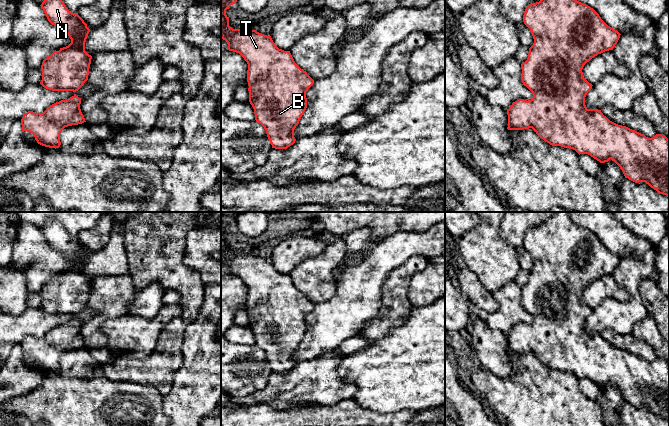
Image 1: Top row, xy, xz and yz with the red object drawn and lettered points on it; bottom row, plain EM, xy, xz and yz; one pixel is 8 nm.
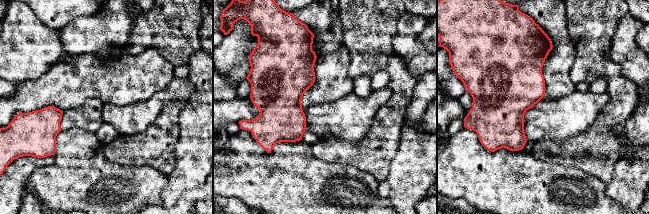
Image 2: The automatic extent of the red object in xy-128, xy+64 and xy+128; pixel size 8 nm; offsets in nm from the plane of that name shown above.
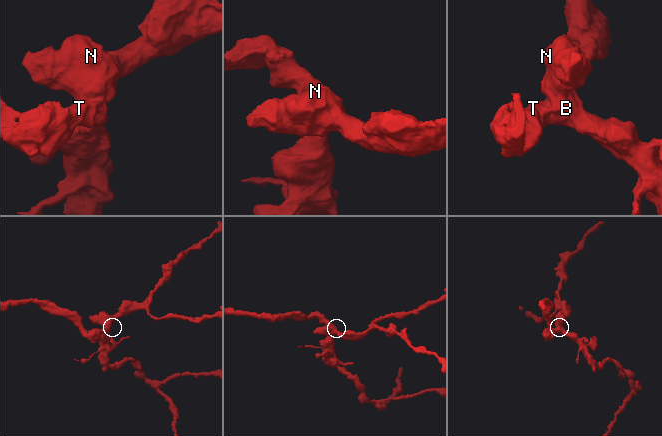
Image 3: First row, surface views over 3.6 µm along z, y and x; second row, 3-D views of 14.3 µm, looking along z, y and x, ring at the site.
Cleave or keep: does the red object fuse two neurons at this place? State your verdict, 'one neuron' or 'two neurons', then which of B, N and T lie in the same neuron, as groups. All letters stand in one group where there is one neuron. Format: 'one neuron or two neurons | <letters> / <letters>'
one neuron | B N T

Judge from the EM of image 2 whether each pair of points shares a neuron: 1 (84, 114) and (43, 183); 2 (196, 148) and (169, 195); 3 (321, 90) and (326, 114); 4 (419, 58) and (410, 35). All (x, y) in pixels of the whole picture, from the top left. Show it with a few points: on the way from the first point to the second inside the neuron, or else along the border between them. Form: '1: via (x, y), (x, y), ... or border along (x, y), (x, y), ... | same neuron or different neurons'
1: border along (62, 129), (80, 127), (94, 133) | different neurons
2: via (190, 160), (190, 171), (178, 183) | same neuron
3: border along (346, 94), (332, 101), (307, 106) | different neurons
4: via (413, 52), (410, 48), (410, 41) | same neuron

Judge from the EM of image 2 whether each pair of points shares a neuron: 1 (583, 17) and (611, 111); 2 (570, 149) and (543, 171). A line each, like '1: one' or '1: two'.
1: one
2: two

